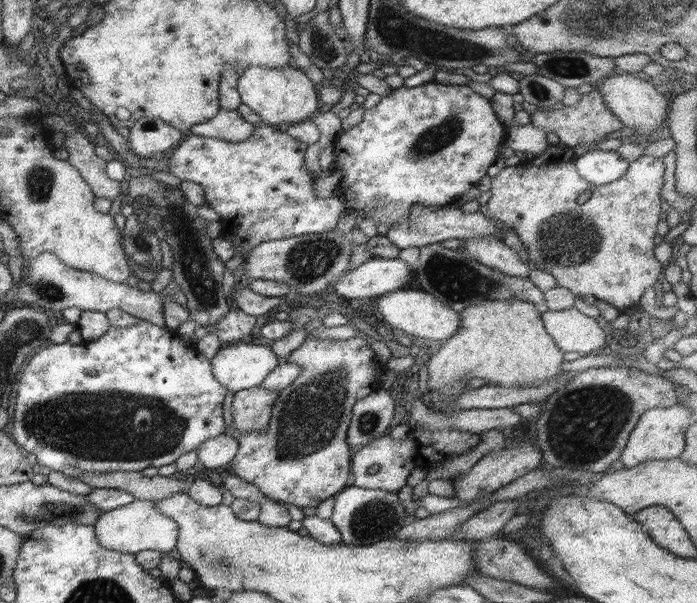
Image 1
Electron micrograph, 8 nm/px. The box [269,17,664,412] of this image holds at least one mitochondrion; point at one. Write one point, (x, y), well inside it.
(566, 239)

